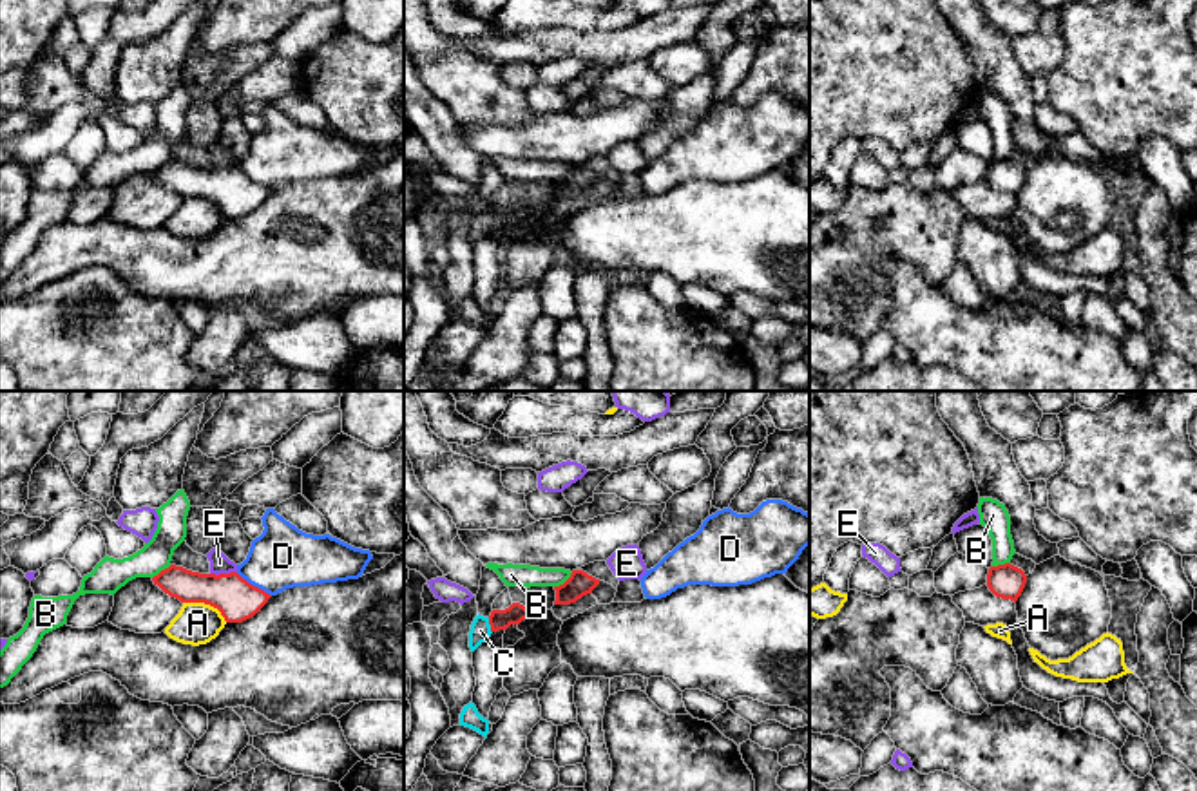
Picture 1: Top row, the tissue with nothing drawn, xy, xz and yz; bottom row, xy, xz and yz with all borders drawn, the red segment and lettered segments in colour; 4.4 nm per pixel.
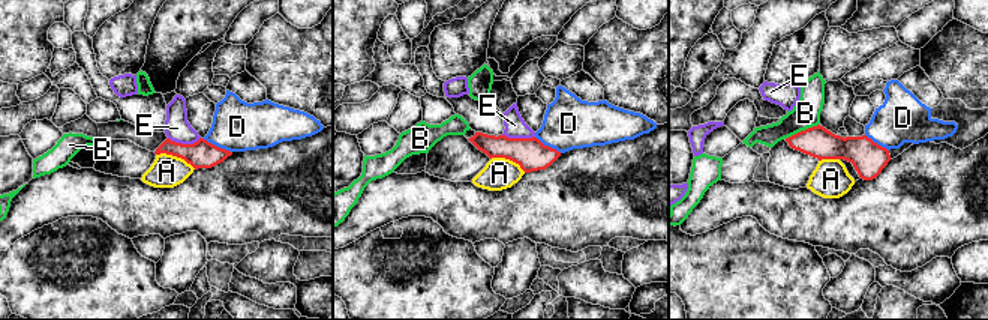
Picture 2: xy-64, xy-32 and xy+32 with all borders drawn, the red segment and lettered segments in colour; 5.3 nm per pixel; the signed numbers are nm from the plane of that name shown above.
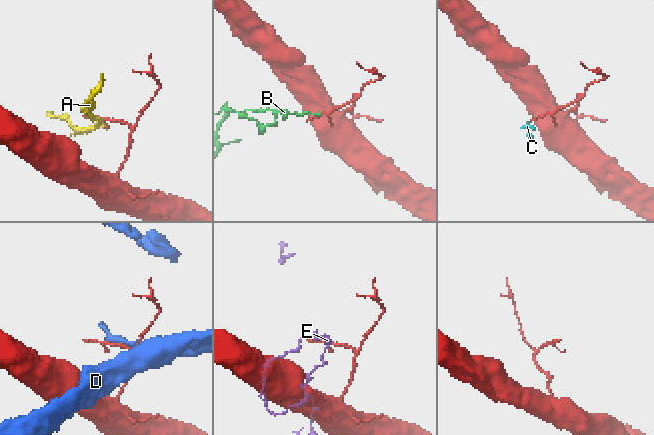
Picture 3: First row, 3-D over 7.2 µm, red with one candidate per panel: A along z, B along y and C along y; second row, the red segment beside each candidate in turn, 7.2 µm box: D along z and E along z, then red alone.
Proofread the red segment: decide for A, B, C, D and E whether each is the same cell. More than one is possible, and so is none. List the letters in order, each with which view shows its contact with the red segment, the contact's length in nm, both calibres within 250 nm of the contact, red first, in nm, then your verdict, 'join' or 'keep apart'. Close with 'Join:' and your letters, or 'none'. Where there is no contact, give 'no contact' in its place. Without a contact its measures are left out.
A: meets red in xy; contact 220 nm long; 180 nm thick on the red side, 190 nm on the other; keep apart
B: meets red in xz; contact 110 nm long; 110 nm thick on the red side, 100 nm on the other; keep apart
C: meets red in xz; contact 70 nm long; 100 nm thick on the red side, 100 nm on the other; join
D: meets red in xy; contact 190 nm long; 180 nm thick on the red side, 280 nm on the other; keep apart
E: meets red in xy; contact 120 nm long; 180 nm thick on the red side, 90 nm on the other; keep apart
Join: C

